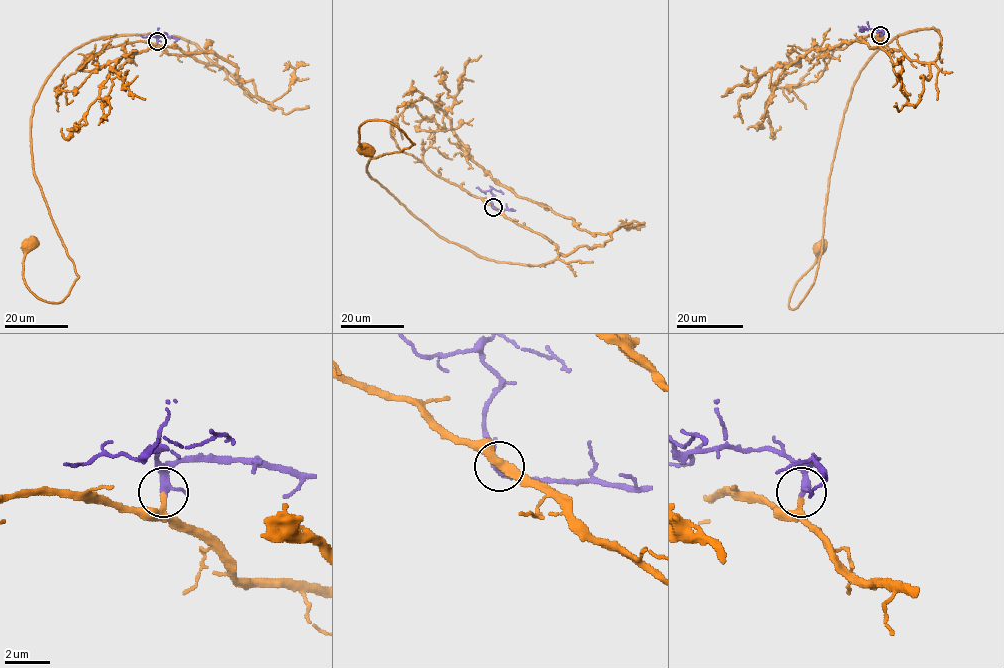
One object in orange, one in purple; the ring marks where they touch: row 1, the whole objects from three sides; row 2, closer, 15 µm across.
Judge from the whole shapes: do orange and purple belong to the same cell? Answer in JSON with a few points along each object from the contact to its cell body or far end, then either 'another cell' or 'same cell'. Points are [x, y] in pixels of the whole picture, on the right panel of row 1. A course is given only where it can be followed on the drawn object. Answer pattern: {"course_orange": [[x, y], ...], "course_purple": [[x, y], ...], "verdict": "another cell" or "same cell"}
{"course_orange": [[880, 36], [910, 60], [939, 54], [938, 30], [910, 30], [854, 82], [815, 277], [789, 308], [819, 248]], "course_purple": [[880, 36], [875, 29], [866, 28]], "verdict": "same cell"}

